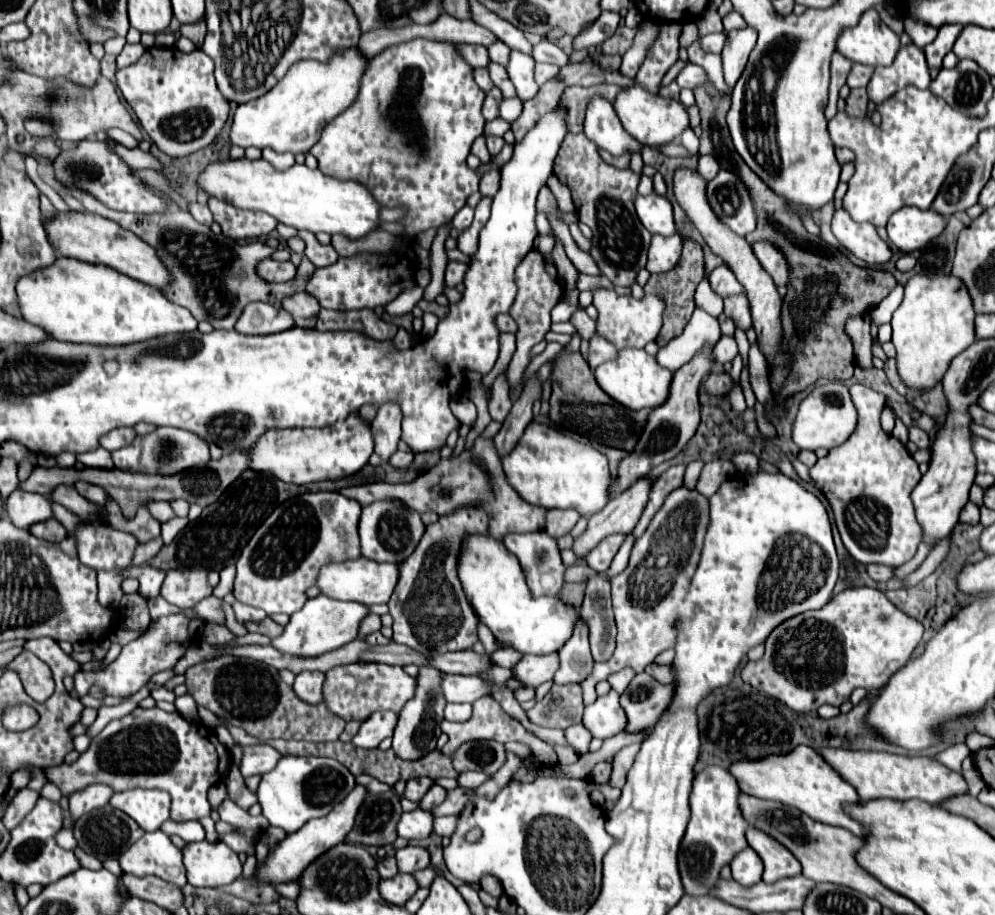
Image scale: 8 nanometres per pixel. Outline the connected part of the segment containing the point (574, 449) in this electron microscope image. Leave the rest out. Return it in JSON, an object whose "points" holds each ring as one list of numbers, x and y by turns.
{"points":[[532,420,516,448,502,458,502,468,514,490,534,506,542,508,576,508,582,516,592,516,600,512,608,496,608,486,612,482,608,472,608,460,596,448,574,440,572,436]]}

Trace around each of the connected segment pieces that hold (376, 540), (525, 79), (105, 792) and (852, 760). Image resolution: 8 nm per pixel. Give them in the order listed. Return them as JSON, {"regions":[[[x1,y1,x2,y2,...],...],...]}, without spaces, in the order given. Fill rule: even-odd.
{"regions":[[[384,500,372,502,362,510,360,518,360,542,362,542,362,556,376,560,376,562,404,562,418,546,424,534,424,524,416,510,408,510,398,500],[404,508,404,510,394,510]],[[512,50,510,54,510,64,508,64,508,74,512,84,518,90,520,100,530,100,538,94,540,86,534,80,534,58,530,54,524,54,520,50]],[[92,784,92,786,86,786,86,788,70,794,68,800,70,800,72,818,76,820,84,812,106,806,108,800,112,798,112,794,114,794,114,790,110,786,104,786,104,784]],[[816,750,824,760,834,766,842,774,846,782,852,782,858,796,862,800,876,800,876,798,892,798,892,800,912,800,920,798,930,804,940,804,946,798,966,794,968,786,962,774,952,772,944,764,934,758,924,756,900,756,890,752,876,752,876,750]]]}

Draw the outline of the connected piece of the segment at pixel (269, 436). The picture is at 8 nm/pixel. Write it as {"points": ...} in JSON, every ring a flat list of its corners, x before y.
{"points":[[358,412,348,414,332,426,324,428,276,428,264,432,250,450,244,454,250,460,250,468,258,472,270,472,288,484,310,484,320,480,338,480,358,472,368,464,374,452,374,438,370,422,360,418]]}

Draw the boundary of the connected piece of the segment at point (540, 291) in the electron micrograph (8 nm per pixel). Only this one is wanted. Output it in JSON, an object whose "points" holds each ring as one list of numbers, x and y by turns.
{"points":[[531,250,522,262,516,268,516,286,518,286,518,294,514,298,514,304,510,308,510,316,516,320,518,324,518,332,516,332,516,352,508,364,506,376,510,386,516,386,522,380,522,374,526,370,526,366,530,364,530,350,534,344,542,342,546,332,550,330,550,310,552,306,556,306,558,298,562,296,562,286,560,282,556,282,554,278,550,278,544,270,543,256,538,250]]}

